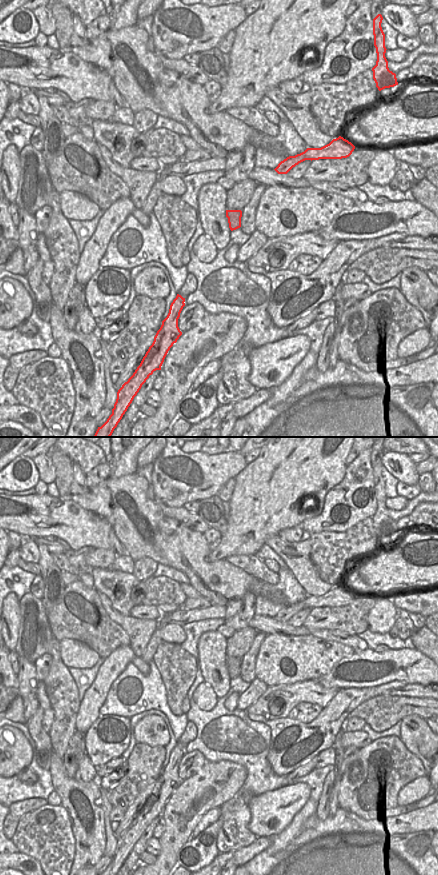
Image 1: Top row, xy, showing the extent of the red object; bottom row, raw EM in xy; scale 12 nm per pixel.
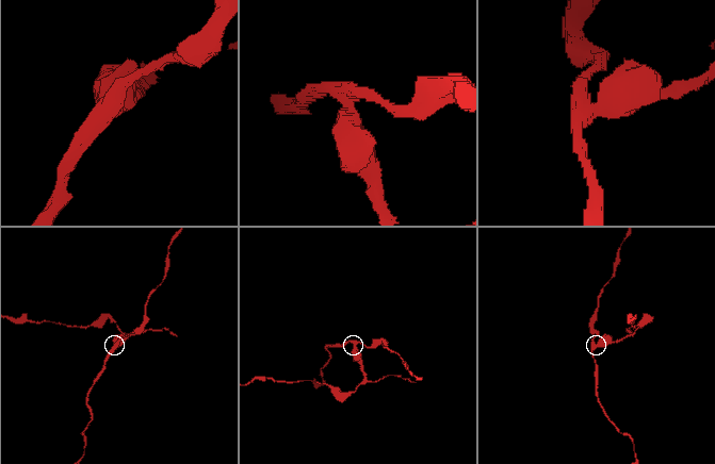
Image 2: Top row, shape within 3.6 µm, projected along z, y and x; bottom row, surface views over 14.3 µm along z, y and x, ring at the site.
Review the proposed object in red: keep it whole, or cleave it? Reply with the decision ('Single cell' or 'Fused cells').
Fused cells.

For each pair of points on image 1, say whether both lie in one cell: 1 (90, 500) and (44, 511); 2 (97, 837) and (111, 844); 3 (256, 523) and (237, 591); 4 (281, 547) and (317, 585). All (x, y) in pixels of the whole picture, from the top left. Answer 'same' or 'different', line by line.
1: different
2: different
3: different
4: same

